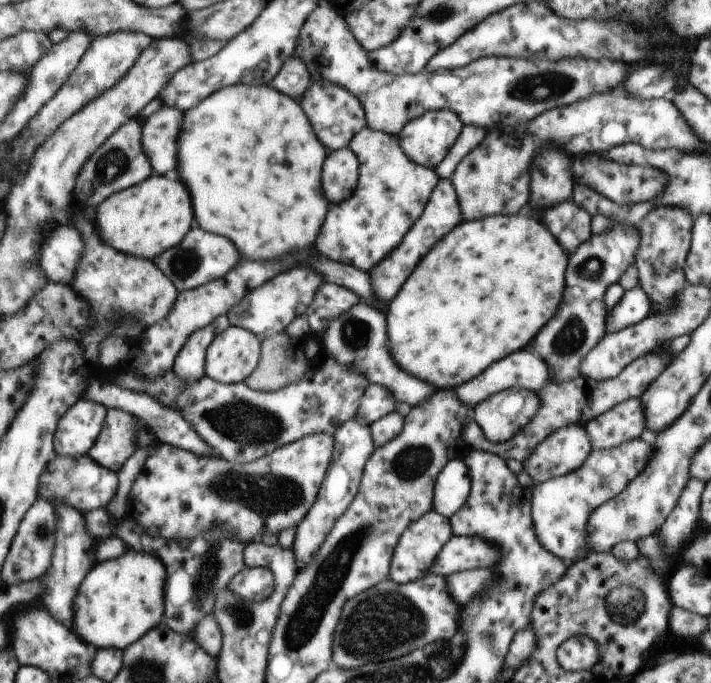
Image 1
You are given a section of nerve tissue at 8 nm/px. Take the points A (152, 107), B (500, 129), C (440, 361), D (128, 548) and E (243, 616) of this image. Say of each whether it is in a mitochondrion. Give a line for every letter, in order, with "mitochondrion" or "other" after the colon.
A: other
B: other
C: other
D: other
E: mitochondrion

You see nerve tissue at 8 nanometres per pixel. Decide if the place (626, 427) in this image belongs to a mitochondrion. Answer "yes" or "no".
yes

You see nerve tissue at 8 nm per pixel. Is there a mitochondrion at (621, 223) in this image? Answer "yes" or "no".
no

